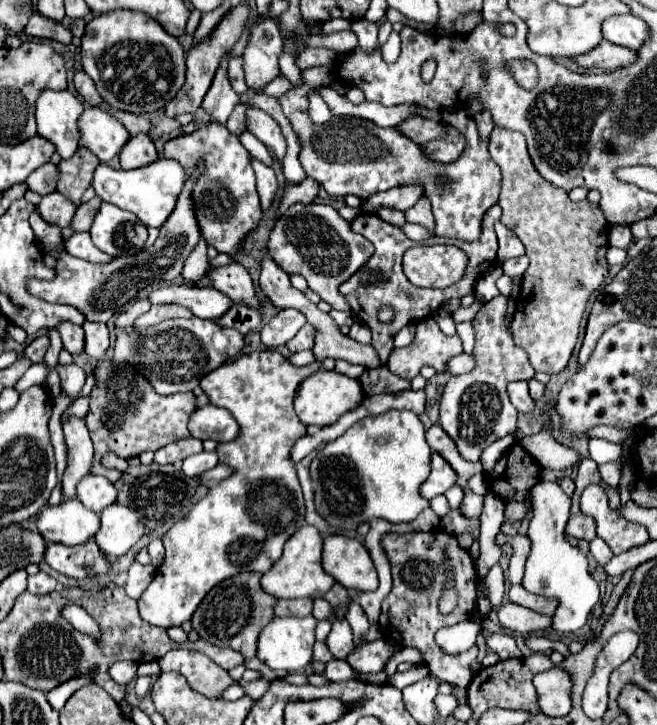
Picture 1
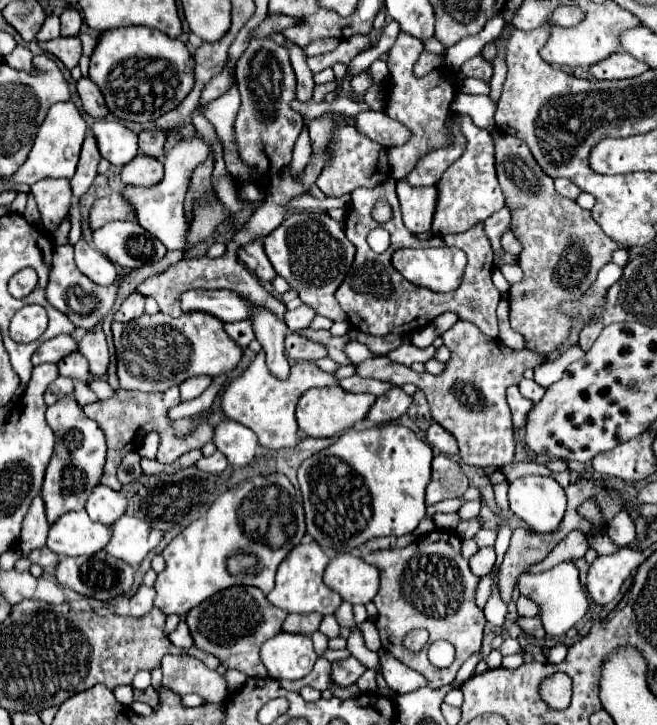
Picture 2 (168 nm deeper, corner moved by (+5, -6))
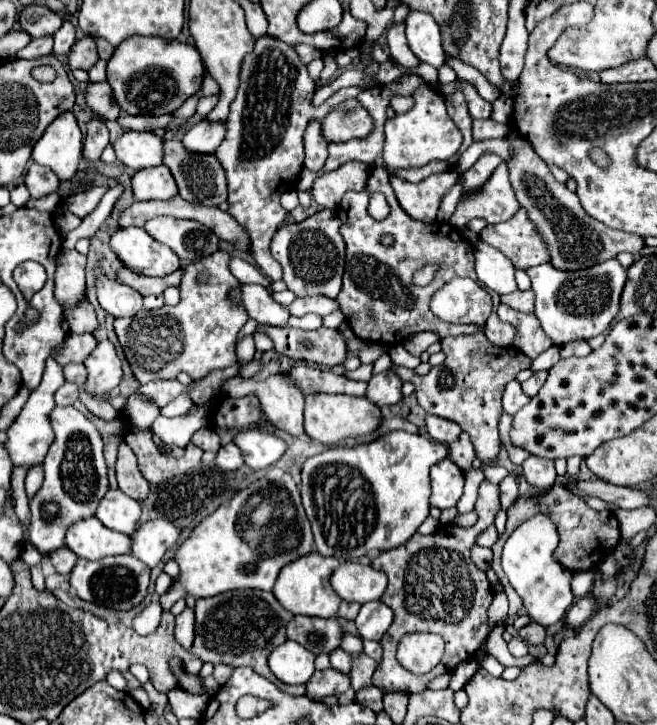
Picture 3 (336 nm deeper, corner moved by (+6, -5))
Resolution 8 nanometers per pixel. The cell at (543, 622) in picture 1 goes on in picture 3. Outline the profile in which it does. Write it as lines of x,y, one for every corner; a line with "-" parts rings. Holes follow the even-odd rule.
530,622
528,626
524,626
520,632
520,638
524,638
528,644
542,644
546,638
546,630
542,626
538,626
536,622

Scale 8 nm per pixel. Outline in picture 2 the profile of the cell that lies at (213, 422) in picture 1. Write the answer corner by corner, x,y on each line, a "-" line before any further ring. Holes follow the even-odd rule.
231,419
221,421
215,427
213,443
229,459
233,467
249,465
259,453
257,435
251,429
247,429
245,425
231,421

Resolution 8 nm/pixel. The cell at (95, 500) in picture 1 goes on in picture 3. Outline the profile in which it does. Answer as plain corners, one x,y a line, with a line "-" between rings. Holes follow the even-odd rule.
108,490
98,504
96,518
110,530
130,534
138,526
140,504
138,500
126,496
122,490

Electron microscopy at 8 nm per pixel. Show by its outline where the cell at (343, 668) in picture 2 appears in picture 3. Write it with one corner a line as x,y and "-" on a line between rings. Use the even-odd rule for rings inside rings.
326,668
326,670
316,670
314,676
310,678
310,682
306,684
306,694
312,700
322,700
324,696
330,694
340,694
346,692
350,688
350,676
334,670
334,668

